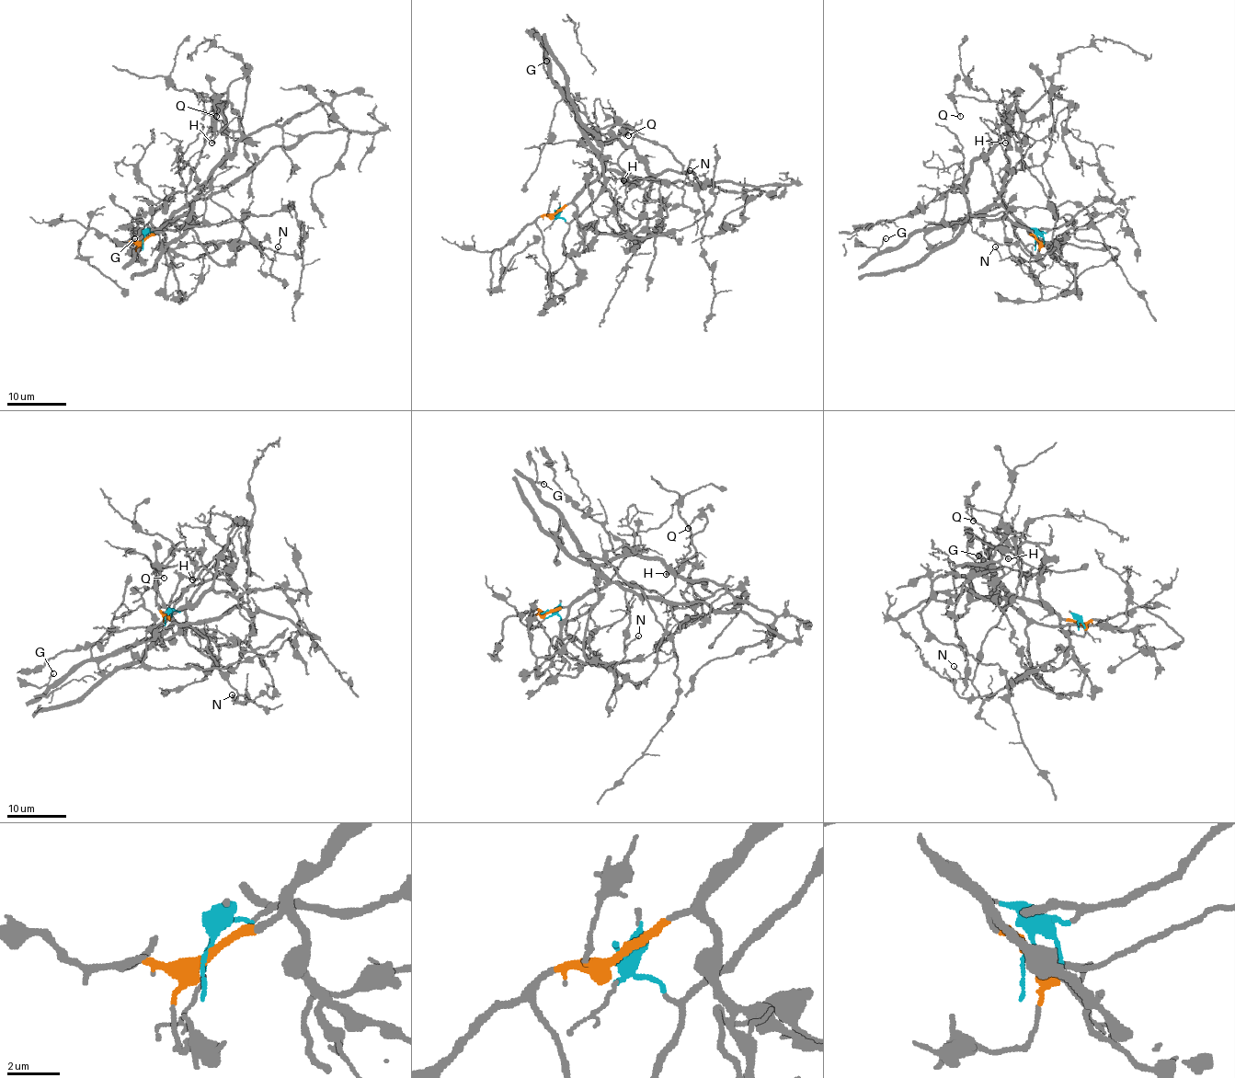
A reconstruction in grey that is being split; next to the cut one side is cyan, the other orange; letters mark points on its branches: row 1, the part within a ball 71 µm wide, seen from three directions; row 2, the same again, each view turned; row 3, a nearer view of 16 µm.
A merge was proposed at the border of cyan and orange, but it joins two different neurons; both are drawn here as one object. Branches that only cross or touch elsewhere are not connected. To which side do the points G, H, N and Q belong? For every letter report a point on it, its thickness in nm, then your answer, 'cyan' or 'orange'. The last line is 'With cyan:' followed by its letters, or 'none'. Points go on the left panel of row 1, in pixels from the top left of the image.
G: place (134, 238); calibre 150 nm; orange
H: place (211, 143); calibre 140 nm; orange
N: place (278, 246); calibre 120 nm; orange
Q: place (216, 116); calibre 130 nm; cyan
With cyan: Q

